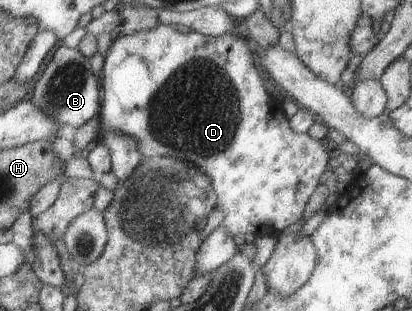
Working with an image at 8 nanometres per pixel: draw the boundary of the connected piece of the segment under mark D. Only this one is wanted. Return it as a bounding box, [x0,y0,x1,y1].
[98,24,331,236]

